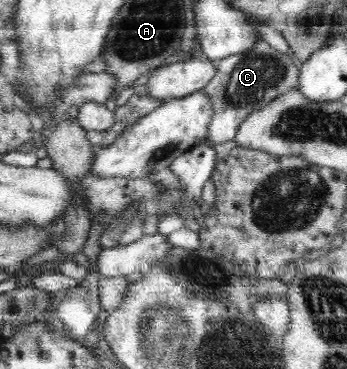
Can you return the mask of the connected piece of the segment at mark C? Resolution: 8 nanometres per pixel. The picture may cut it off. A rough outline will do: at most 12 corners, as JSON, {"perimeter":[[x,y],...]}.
{"perimeter":[[262,38],[215,63],[203,89],[210,145],[298,86],[300,66]]}

